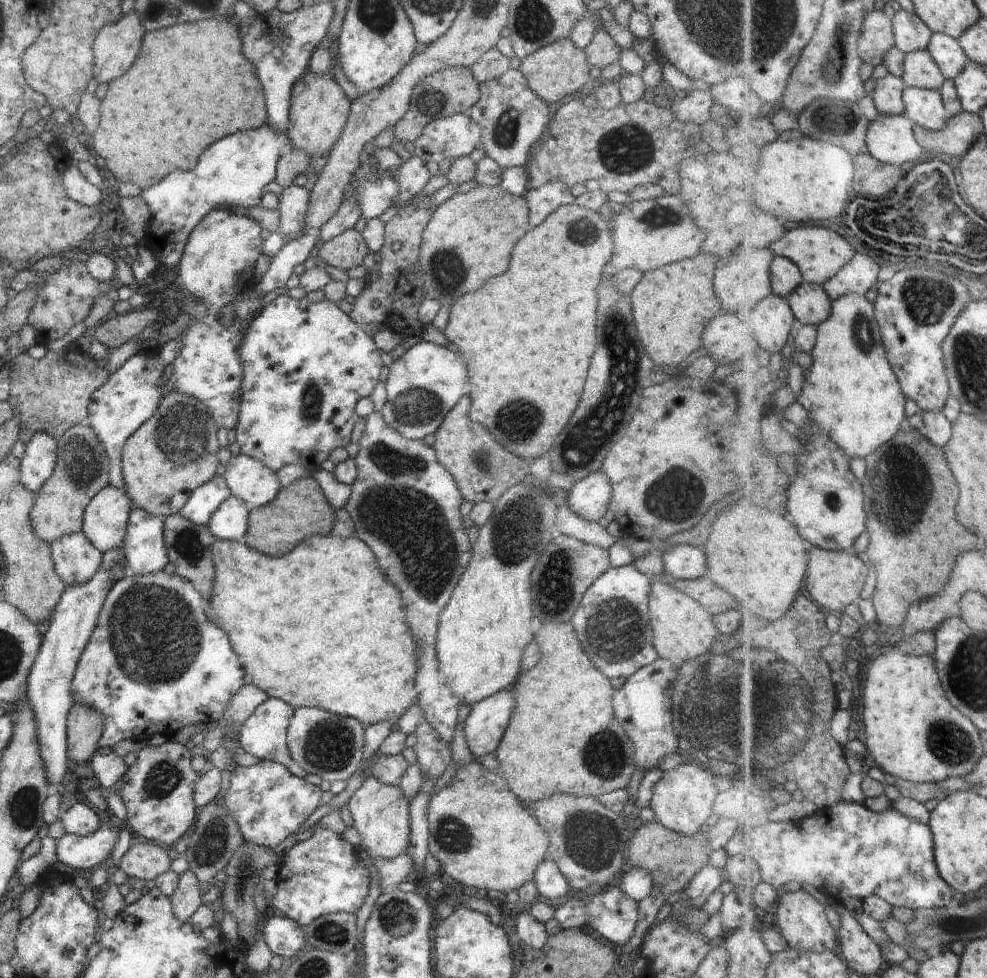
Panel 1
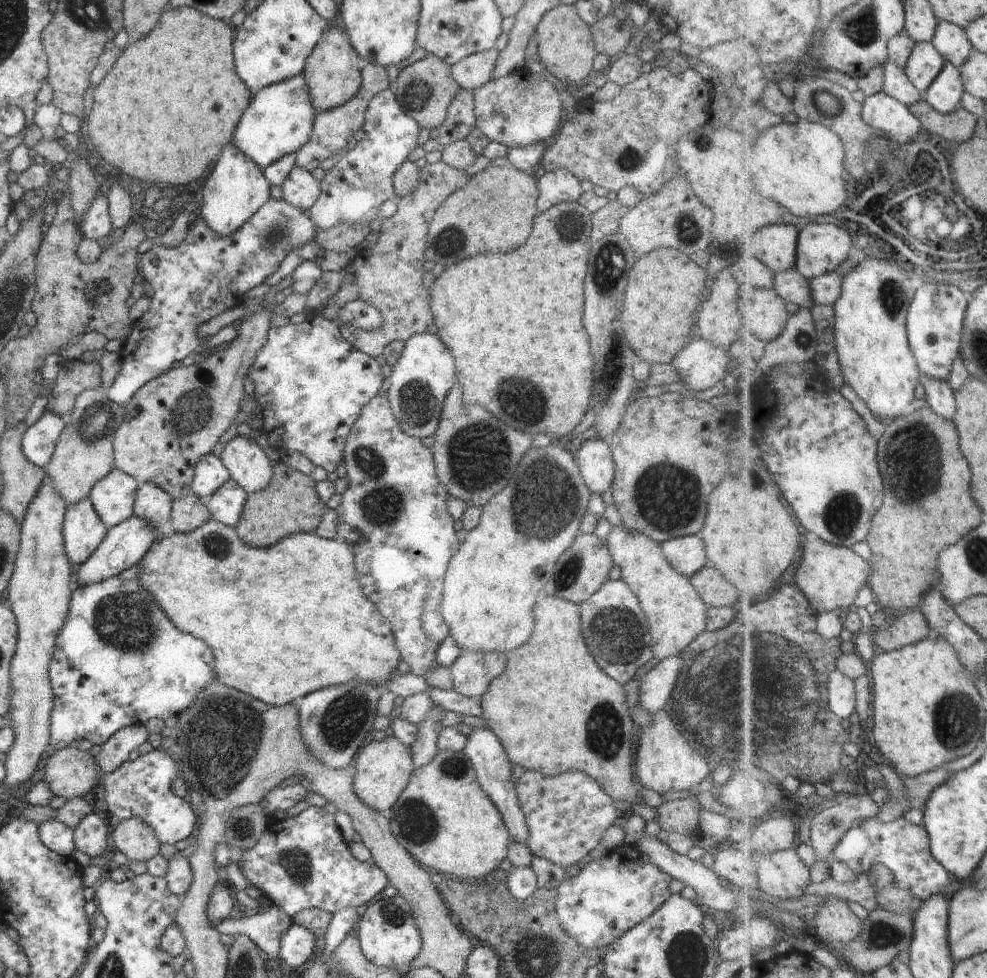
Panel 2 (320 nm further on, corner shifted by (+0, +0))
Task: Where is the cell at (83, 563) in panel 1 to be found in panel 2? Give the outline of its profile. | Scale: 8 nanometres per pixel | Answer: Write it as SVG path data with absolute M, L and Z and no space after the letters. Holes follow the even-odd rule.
M89 497L67 507L63 537L68 560L75 564L86 562L104 540L107 529Z

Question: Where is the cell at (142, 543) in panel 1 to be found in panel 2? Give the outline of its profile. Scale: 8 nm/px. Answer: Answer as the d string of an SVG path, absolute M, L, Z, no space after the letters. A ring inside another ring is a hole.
M139 483L133 506L134 513L145 518L157 528L157 538L170 531L171 504L173 498L159 486Z

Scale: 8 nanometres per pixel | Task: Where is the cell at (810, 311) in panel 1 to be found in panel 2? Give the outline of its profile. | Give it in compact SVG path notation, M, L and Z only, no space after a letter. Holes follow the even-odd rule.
M796 267L775 273L775 289L786 302L808 308L815 305L811 279L806 278Z

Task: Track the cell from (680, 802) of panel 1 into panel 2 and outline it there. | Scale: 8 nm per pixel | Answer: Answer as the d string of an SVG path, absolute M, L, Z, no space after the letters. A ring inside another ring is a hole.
M666 708L653 714L651 723L648 726L641 727L642 734L636 739L636 756L634 756L636 783L639 787L650 788L660 795L668 792L668 790L680 792L680 790L686 791L693 786L697 789L698 784L714 768L712 768L712 764L704 762L704 754L698 754L694 750L688 740L682 736L681 730L672 724L672 720L668 718L668 714L664 710Z

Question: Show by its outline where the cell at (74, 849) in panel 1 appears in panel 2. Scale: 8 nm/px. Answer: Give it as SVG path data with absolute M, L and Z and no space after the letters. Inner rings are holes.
M50 819L39 826L39 837L50 850L57 852L60 856L68 857L76 849L73 829L64 824L60 819Z

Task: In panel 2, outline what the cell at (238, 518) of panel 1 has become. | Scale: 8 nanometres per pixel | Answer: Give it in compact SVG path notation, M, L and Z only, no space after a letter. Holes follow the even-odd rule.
M232 478L228 479L213 494L201 498L201 503L210 511L211 518L235 527L245 507L247 492Z

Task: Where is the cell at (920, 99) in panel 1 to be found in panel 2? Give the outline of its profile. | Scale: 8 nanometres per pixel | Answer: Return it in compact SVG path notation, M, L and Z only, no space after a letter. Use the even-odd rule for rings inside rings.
M947 62L942 74L925 92L925 100L941 113L952 114L962 106L966 90L962 69L953 62Z

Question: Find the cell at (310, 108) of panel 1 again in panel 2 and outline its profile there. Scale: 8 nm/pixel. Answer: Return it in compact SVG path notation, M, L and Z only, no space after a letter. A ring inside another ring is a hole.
M337 21L322 33L314 50L307 56L302 73L316 112L343 105L356 96L361 85L359 56L352 48L346 32Z

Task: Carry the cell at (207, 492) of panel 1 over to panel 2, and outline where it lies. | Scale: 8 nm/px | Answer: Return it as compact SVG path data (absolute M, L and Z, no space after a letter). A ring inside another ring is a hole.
M212 452L203 454L194 467L192 493L200 498L213 495L230 478L220 457Z

